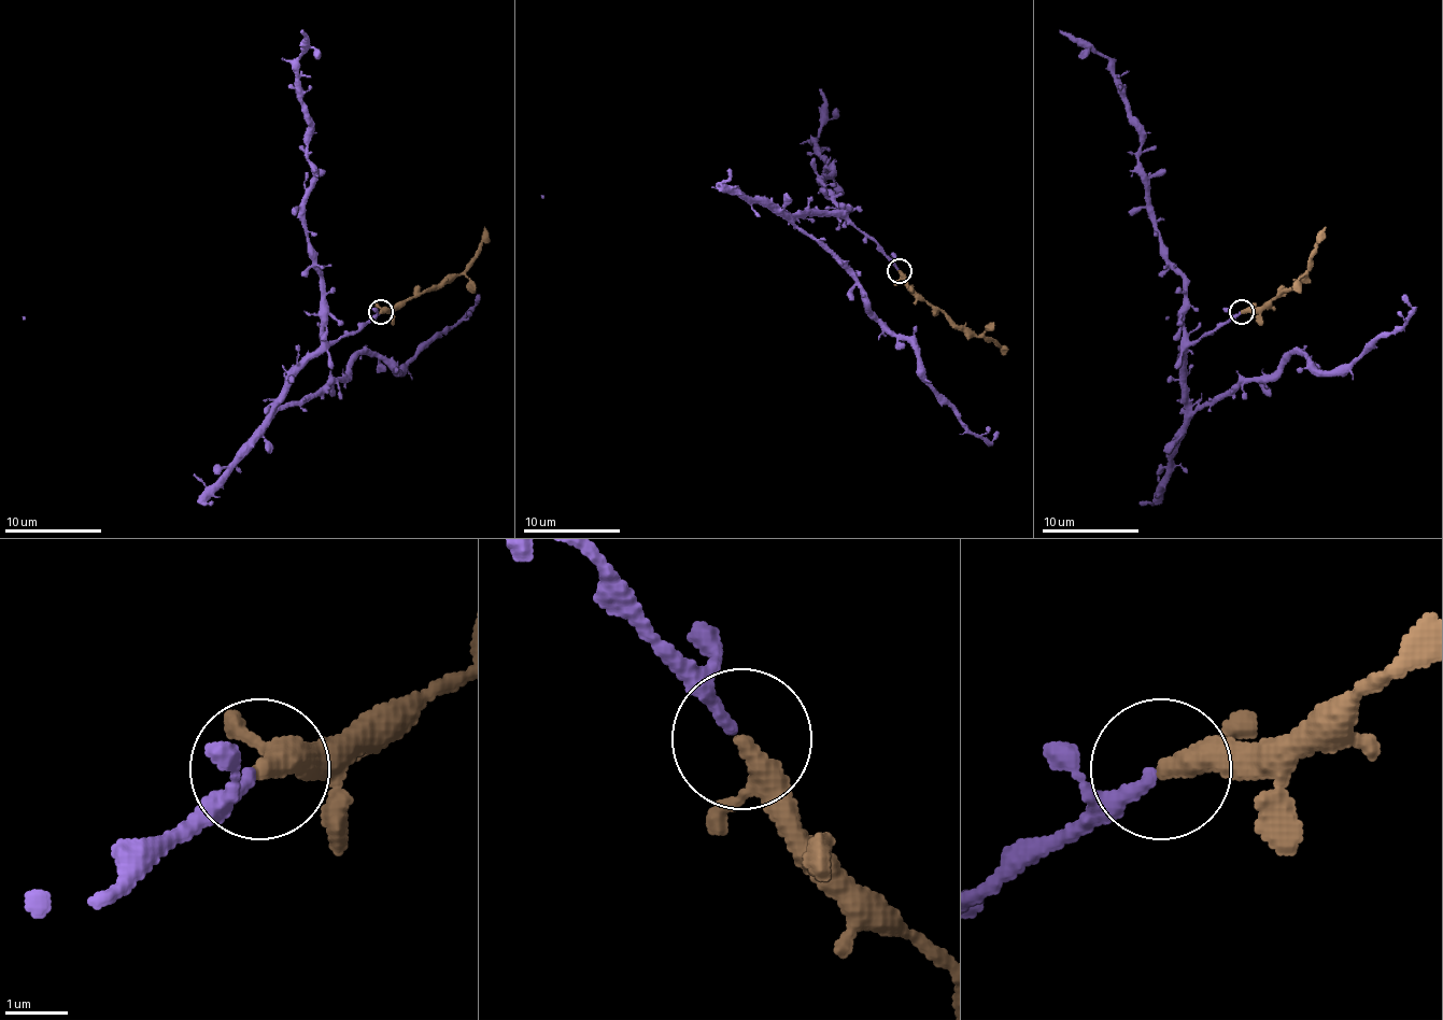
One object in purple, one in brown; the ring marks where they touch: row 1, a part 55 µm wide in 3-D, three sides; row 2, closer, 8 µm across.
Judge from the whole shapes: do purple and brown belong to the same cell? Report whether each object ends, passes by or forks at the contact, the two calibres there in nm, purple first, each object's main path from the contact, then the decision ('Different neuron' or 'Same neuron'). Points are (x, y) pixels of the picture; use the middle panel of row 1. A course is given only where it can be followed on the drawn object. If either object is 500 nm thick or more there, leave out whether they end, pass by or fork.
At the ring purple ends. At the ring brown passes by. Thickness 220 nm (purple) against 280 nm. Course of purple: (897, 270), (842, 216), (803, 214), (793, 224), (917, 350), (917, 371), (972, 431), (989, 441), (996, 431). Course of brown: (900, 270), (933, 306), (994, 342), (1004, 354). Same neuron

